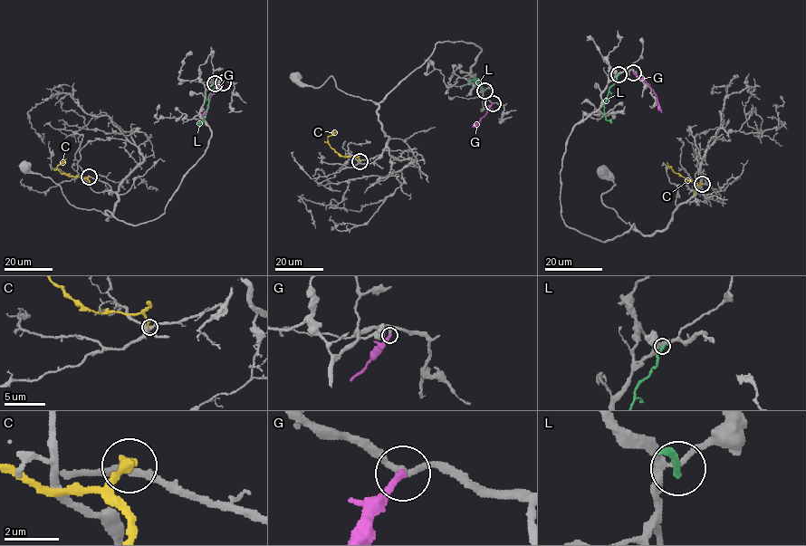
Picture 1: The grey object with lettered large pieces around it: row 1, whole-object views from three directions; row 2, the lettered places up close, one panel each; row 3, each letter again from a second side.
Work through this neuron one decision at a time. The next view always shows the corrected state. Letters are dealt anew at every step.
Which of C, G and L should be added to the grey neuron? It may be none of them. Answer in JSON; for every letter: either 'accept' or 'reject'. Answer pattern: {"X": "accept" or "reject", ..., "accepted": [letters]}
{"C": "reject", "G": "accept", "L": "reject", "accepted": ["G"]}

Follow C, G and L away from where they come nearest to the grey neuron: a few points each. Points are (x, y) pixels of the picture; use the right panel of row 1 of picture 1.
C: (702, 183), (697, 186), (687, 180), (669, 167), (666, 162)
G: (633, 72), (653, 90), (662, 112)
L: (618, 74), (604, 103), (605, 118), (611, 122)

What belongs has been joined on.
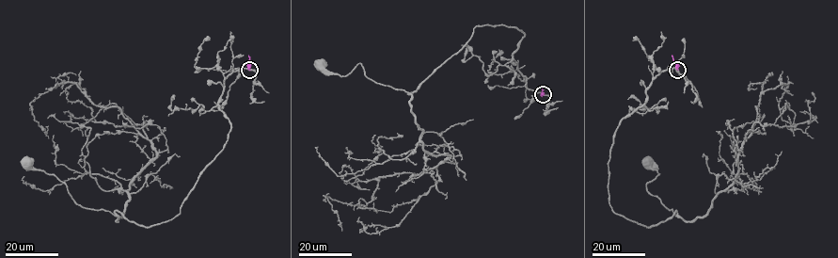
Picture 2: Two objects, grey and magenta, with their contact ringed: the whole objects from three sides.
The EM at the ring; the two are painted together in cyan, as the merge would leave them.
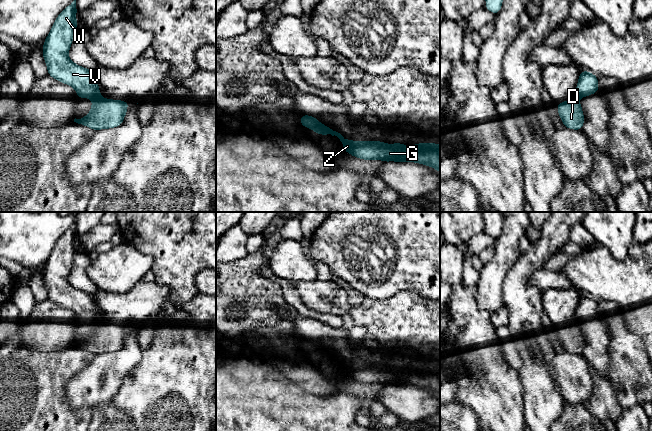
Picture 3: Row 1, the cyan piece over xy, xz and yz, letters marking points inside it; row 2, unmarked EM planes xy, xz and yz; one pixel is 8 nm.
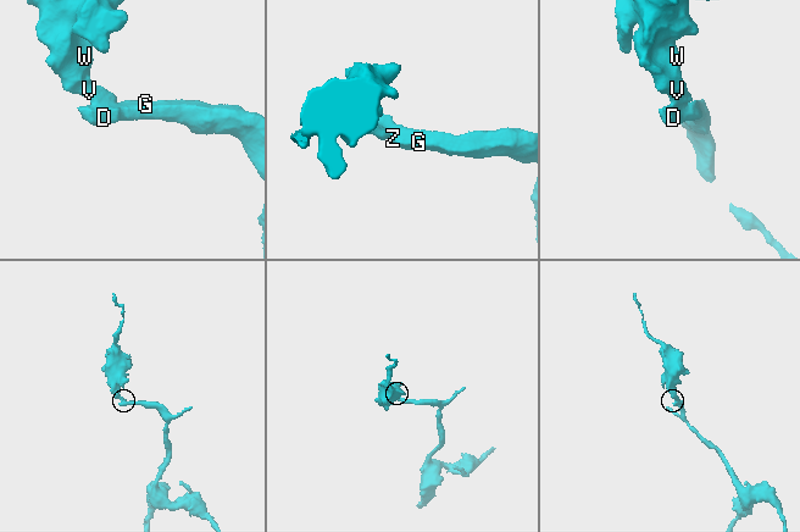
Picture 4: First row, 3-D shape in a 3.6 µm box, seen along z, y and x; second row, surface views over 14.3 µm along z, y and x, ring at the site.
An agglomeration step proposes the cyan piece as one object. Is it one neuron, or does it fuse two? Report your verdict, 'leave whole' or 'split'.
split

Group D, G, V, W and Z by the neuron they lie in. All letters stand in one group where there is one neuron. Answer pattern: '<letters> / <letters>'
D G Z / V W

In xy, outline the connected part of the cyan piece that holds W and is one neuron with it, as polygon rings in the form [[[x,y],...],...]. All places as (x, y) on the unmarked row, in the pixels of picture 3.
[[[75,223],[56,242],[45,263],[42,277],[49,300],[72,310],[77,316],[77,322],[95,323],[100,320],[100,312],[94,295],[73,287],[68,281],[73,258],[78,250],[77,235]]]

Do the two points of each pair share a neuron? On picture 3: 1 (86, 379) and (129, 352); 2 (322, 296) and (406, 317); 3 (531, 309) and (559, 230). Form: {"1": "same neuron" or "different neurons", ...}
{"1": "same neuron", "2": "same neuron", "3": "same neuron"}

